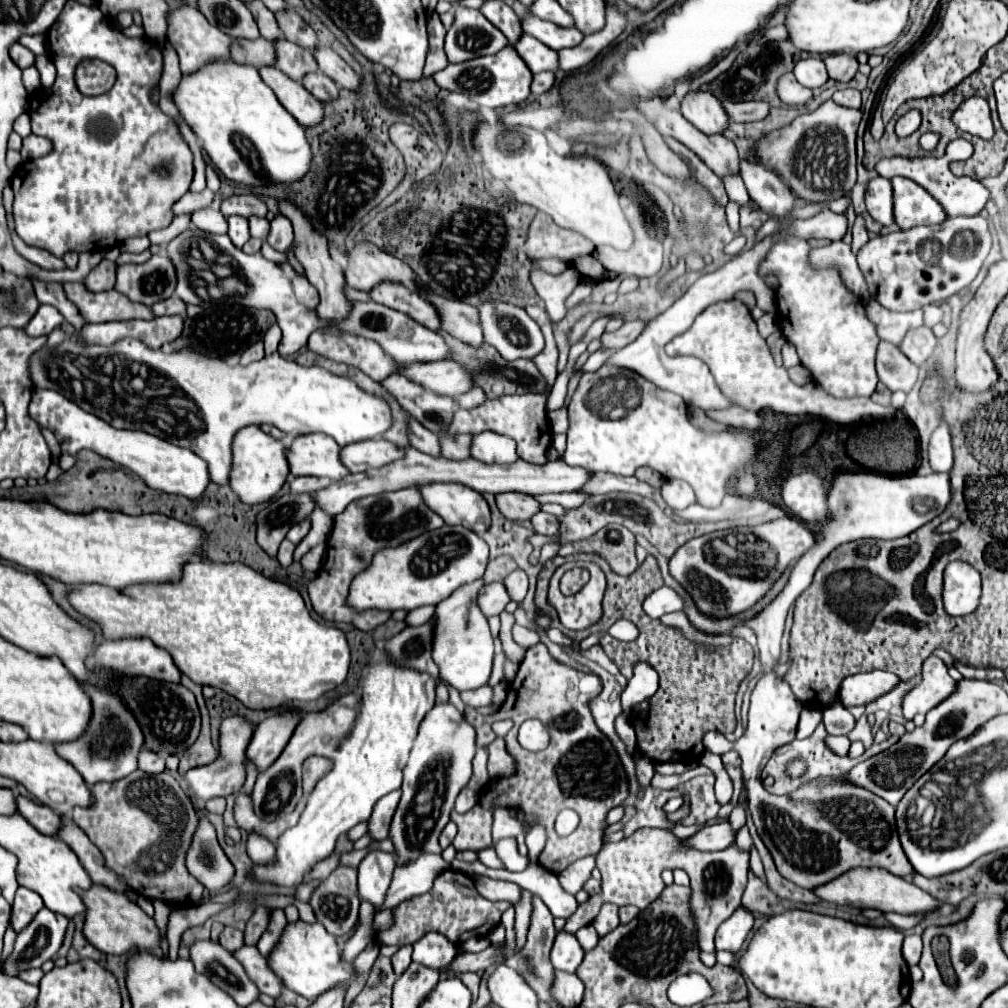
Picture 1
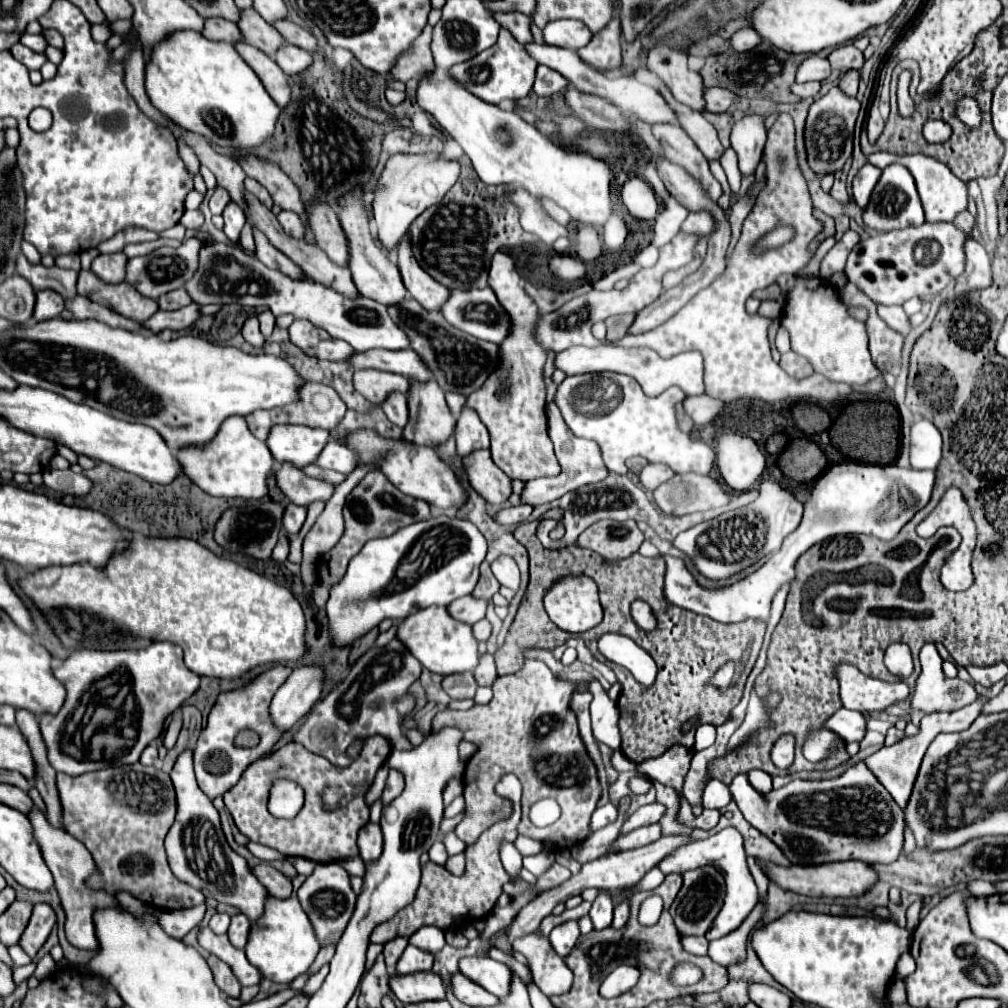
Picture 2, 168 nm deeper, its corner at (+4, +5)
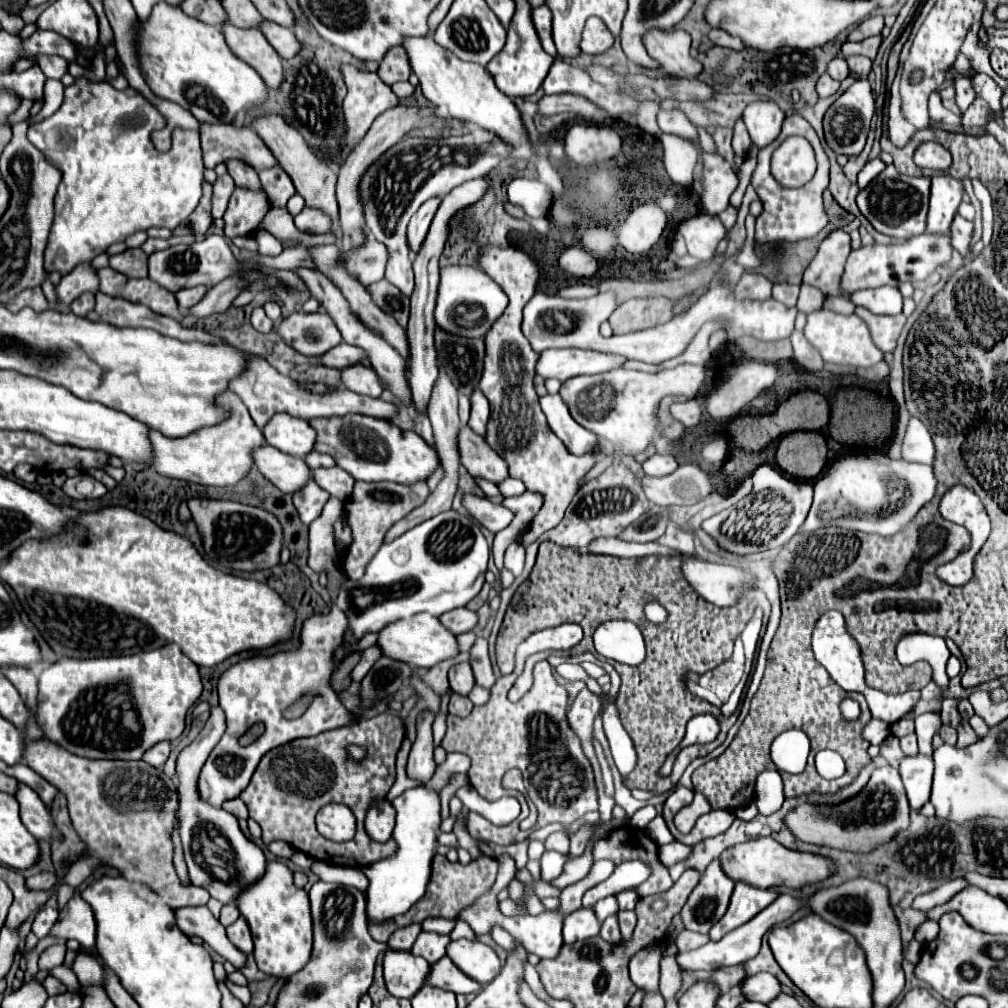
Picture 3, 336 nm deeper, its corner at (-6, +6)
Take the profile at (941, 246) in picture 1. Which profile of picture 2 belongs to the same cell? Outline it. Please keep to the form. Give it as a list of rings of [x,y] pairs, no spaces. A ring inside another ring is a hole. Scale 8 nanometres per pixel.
[[[924,223],[862,239],[848,255],[848,279],[874,303],[904,305],[912,297],[940,293],[964,271],[964,245],[970,235],[954,223]]]

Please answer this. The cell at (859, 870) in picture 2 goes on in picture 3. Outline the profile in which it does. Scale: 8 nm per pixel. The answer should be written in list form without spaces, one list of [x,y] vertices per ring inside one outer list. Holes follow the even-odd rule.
[[[756,838],[756,840],[748,840],[732,848],[726,848],[720,854],[720,866],[722,866],[722,872],[728,874],[728,878],[732,878],[734,882],[746,882],[758,888],[774,888],[774,886],[800,888],[804,884],[824,880],[834,872],[834,866],[832,862],[828,862],[828,858],[810,854],[810,852],[790,850],[780,842],[776,842],[774,838]]]

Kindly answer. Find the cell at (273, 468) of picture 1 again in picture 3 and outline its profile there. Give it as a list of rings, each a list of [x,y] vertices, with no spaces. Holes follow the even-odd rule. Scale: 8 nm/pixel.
[[[224,392],[222,404],[230,408],[230,416],[226,420],[208,428],[200,428],[184,438],[166,438],[160,432],[150,430],[148,434],[152,442],[150,468],[154,468],[162,476],[188,480],[202,486],[232,486],[238,480],[242,480],[254,466],[252,450],[264,444],[264,436],[236,394]]]

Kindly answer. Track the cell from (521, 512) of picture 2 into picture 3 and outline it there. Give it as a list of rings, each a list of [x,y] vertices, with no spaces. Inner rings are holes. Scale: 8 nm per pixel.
[[[464,494],[462,506],[474,520],[480,522],[480,526],[490,530],[492,534],[498,534],[512,522],[512,512],[508,508],[504,508],[502,504],[494,504],[492,500],[488,500],[484,496]]]

